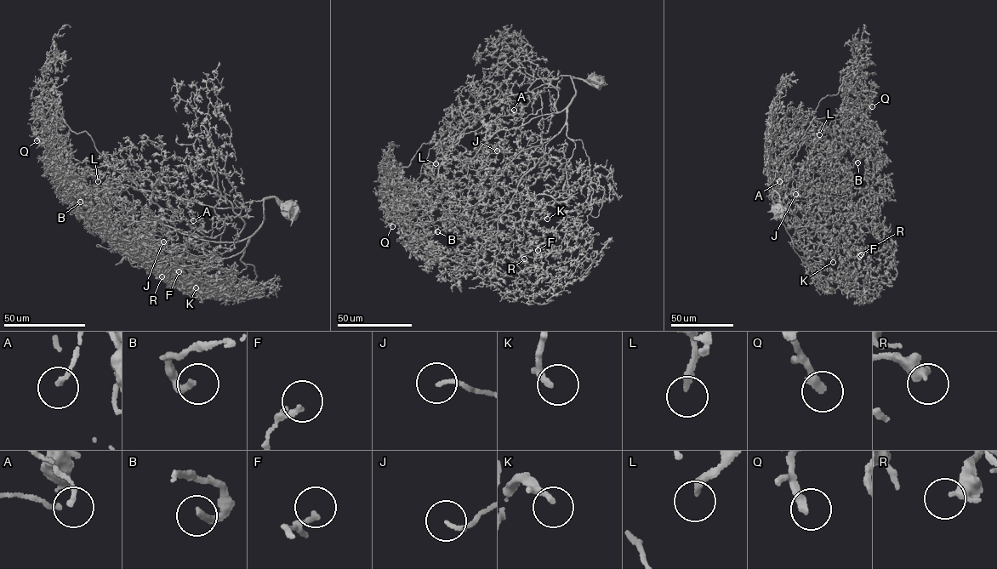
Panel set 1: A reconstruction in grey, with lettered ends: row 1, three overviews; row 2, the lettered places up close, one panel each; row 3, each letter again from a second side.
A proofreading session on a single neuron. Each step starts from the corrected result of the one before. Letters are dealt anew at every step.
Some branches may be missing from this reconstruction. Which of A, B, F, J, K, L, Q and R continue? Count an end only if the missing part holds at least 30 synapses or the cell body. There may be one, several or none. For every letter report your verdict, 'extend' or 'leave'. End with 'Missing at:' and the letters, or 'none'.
A: leave
B: extend
F: leave
J: leave
K: extend
L: extend
Q: extend
R: leave
Missing at: B, K, L, Q

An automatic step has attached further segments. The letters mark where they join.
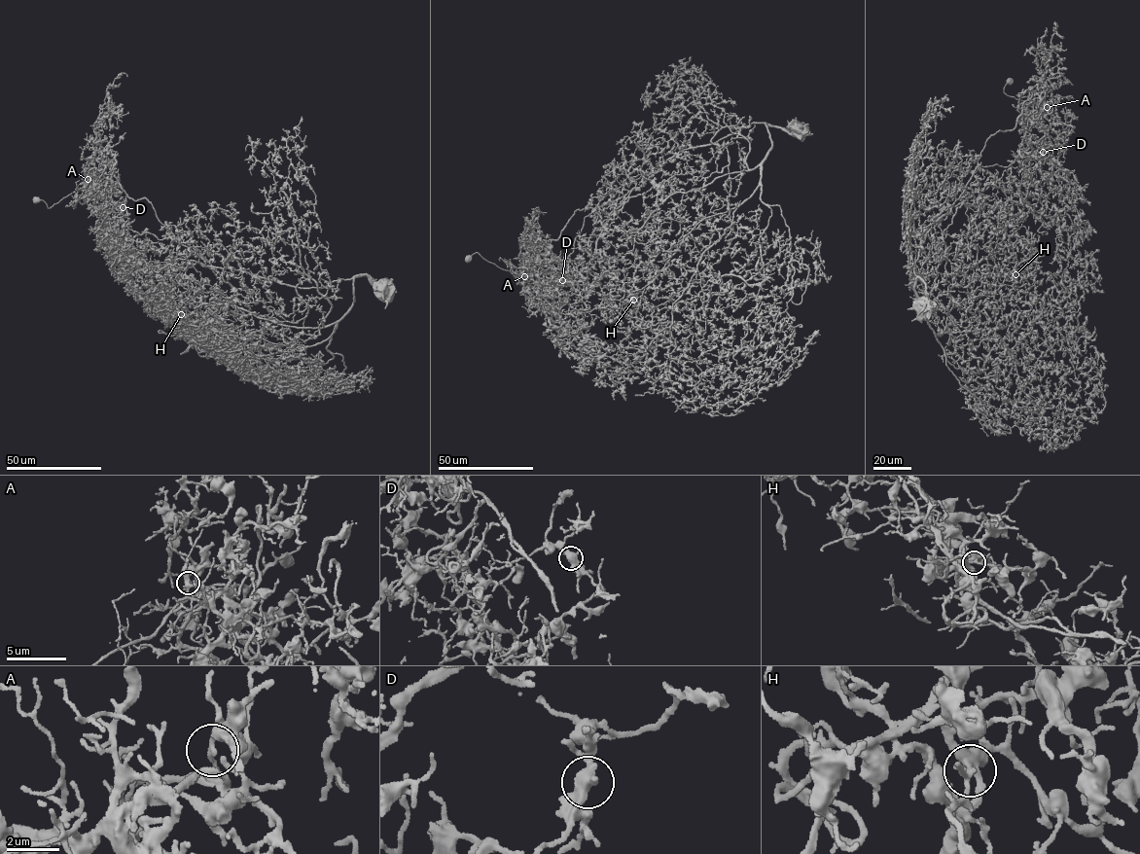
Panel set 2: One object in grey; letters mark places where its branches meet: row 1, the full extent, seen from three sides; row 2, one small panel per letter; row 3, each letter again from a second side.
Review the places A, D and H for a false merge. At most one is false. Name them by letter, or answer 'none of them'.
A

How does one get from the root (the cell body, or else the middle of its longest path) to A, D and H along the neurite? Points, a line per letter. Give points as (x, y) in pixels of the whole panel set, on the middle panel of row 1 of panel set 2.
A: (799, 127), (751, 123), (679, 151), (639, 187), (585, 217), (574, 251), (551, 277), (523, 276)
D: (799, 127), (751, 123), (679, 151), (595, 229), (581, 257), (563, 262), (562, 280)
H: (799, 127), (741, 127), (706, 179), (698, 216), (680, 248), (652, 282), (631, 291), (633, 300)

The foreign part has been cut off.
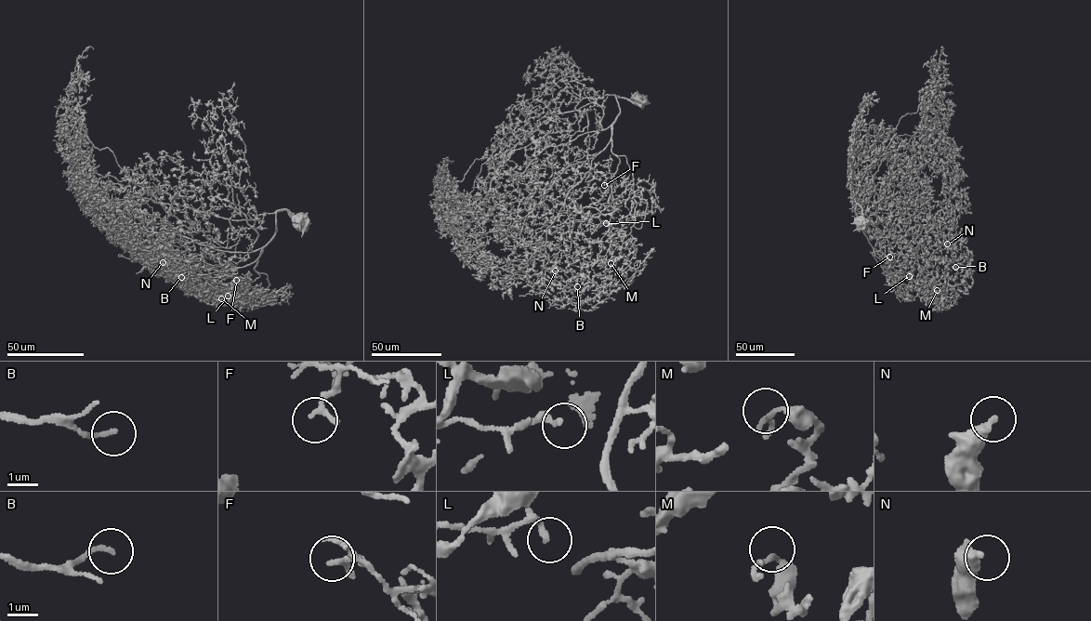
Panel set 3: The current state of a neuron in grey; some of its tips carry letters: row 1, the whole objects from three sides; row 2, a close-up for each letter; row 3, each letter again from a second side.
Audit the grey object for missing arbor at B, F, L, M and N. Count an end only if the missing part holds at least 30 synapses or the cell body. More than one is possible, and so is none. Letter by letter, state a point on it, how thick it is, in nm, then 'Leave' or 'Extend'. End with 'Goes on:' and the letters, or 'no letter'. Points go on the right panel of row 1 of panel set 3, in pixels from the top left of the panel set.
B: Place: (955, 267). Thickness 140 nm. Leave
F: Place: (889, 257). Thickness 200 nm. Extend
L: Place: (909, 276). Thickness 120 nm. Leave
M: Place: (937, 290). Thickness 150 nm. Leave
N: Place: (947, 244). Thickness 360 nm. Leave
Goes on: F

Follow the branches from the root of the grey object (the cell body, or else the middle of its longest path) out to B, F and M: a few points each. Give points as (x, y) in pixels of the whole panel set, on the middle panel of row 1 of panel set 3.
B: (639, 99), (615, 95), (620, 113), (610, 140), (570, 190), (541, 246), (557, 281), (577, 286)
F: (639, 99), (631, 99), (615, 96), (620, 113), (612, 126), (611, 148), (620, 163), (611, 183), (604, 185)
M: (639, 99), (615, 96), (611, 148), (620, 163), (598, 260), (611, 263)

